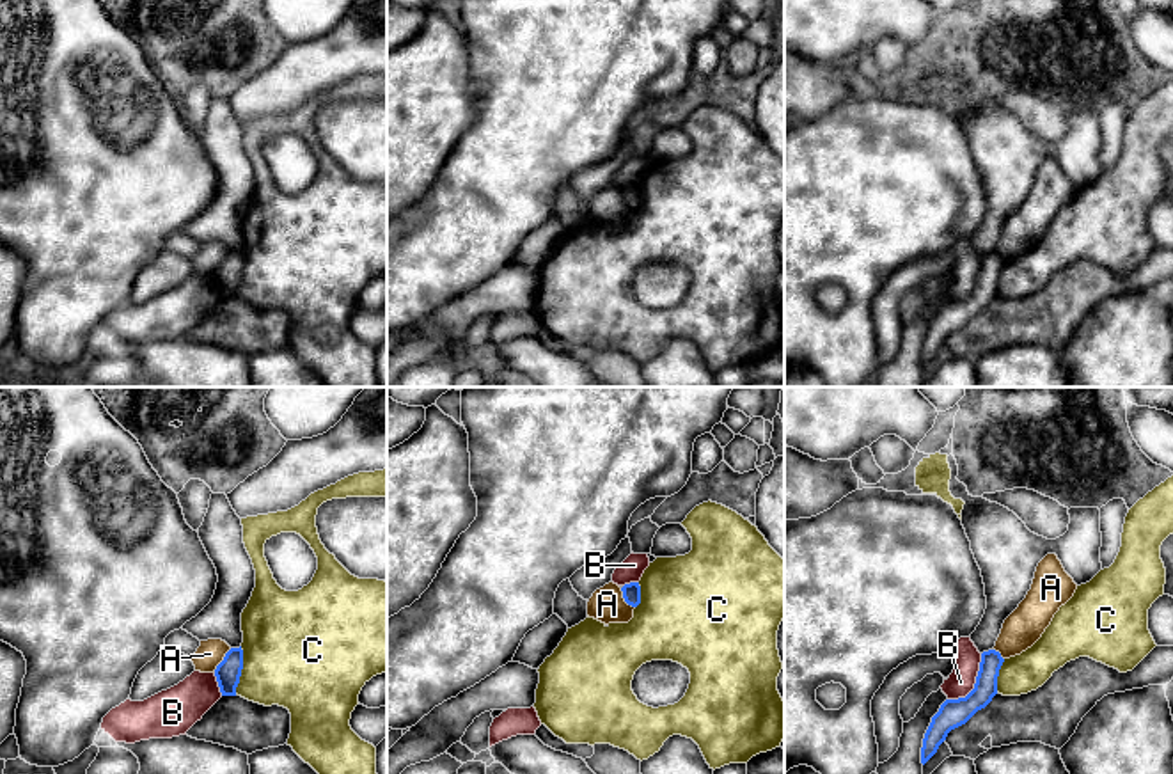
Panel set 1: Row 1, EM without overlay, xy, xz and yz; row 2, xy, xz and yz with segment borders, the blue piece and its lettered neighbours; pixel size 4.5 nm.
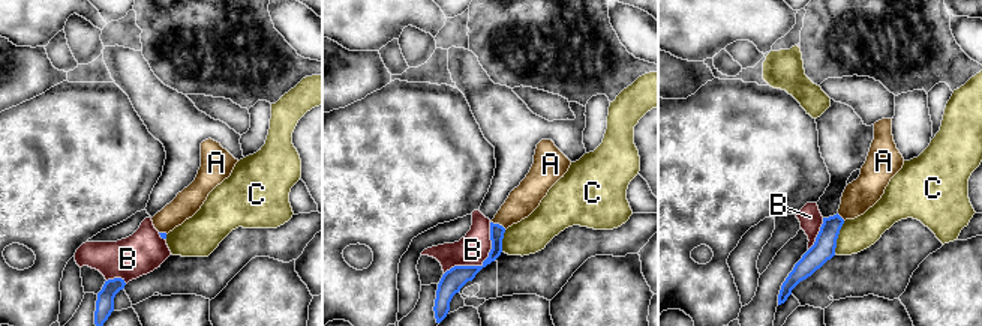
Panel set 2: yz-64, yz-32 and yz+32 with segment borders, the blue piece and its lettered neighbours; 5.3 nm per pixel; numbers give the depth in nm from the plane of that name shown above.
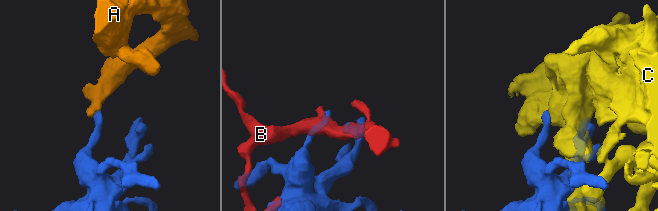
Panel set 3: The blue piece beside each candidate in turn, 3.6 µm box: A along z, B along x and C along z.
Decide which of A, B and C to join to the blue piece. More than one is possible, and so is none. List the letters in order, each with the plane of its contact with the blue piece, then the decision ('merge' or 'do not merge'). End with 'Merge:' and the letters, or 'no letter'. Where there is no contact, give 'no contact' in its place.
A: xy | do not merge
B: yz | do not merge
C: xy | do not merge
Merge: no letter

